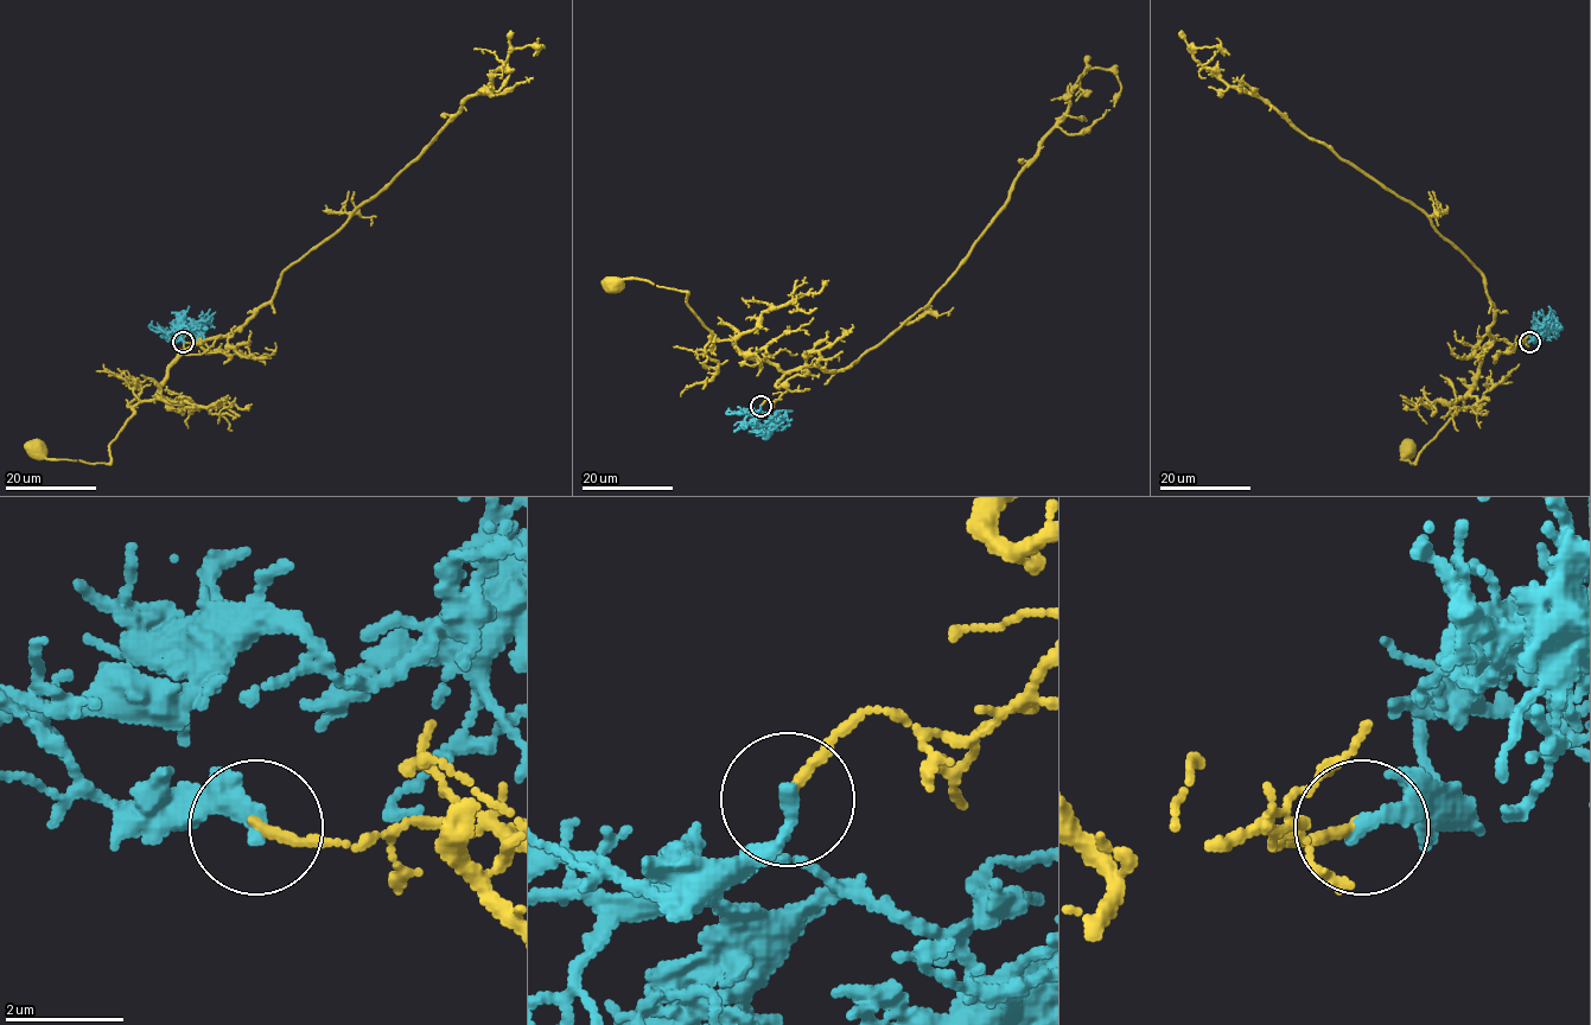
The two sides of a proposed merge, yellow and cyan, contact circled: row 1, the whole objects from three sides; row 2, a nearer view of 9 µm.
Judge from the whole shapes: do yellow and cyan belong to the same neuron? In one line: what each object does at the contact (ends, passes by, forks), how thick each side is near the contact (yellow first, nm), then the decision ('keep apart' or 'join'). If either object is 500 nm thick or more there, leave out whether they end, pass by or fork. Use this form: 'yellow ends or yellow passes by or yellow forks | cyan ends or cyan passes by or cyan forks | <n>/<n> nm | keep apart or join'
yellow ends | cyan ends | 170/280 nm | keep apart

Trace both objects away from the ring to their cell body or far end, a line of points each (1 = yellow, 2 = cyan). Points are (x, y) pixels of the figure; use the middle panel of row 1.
1: (761, 406), (787, 389), (776, 386), (782, 371), (730, 341), (712, 341), (685, 291), (644, 280), (615, 284)
2: (761, 406), (757, 411), (745, 411), (770, 415), (775, 421), (768, 432), (749, 431)

